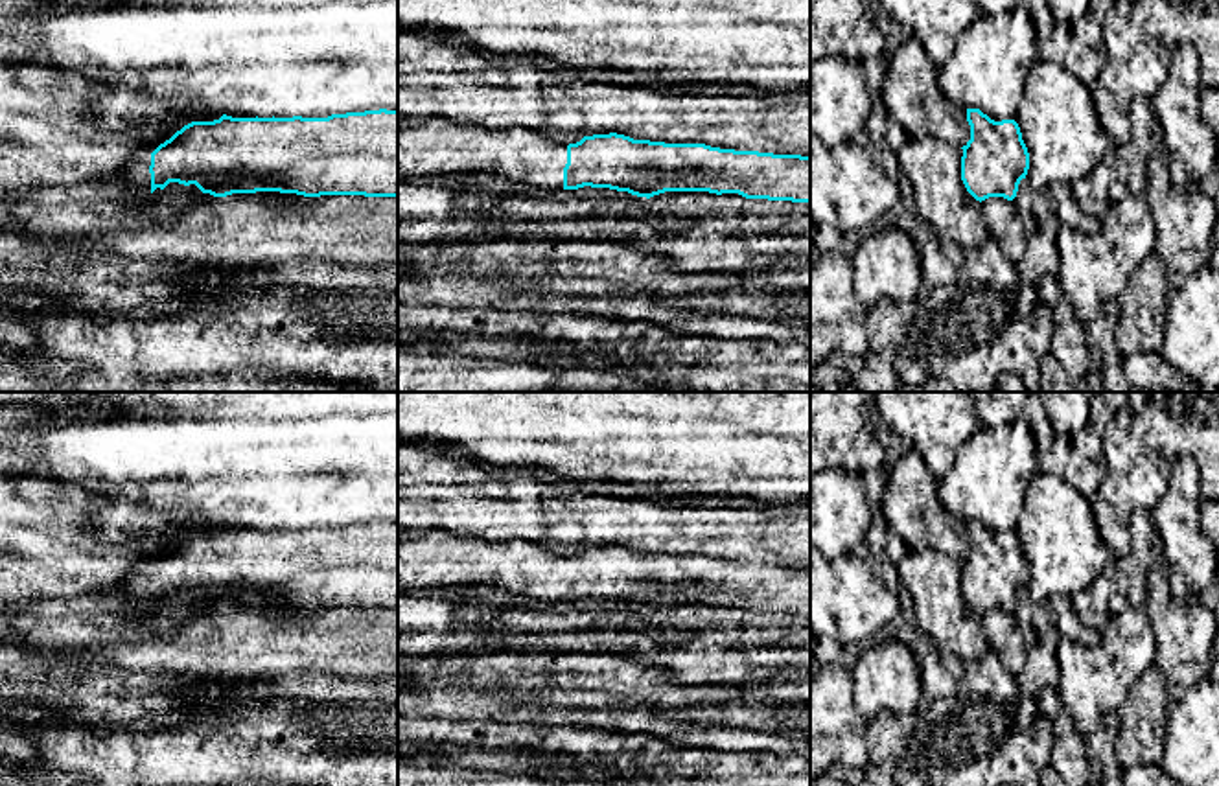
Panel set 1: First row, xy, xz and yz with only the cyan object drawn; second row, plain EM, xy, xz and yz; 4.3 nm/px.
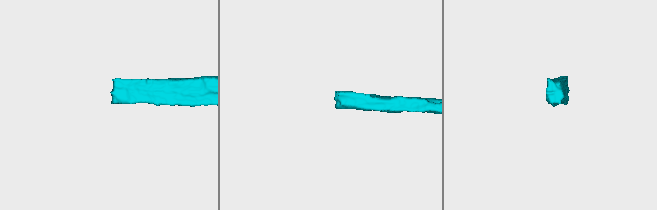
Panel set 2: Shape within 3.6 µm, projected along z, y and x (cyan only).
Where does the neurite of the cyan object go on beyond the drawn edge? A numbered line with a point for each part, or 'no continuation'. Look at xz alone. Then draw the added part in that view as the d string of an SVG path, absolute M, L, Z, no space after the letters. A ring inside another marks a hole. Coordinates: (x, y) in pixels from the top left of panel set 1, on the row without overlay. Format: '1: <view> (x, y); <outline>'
1: xz (437, 560); M427 530L422 537L398 532L398 595L436 591L455 585L495 585L545 604L563 602L567 558L530 541L490 543Z

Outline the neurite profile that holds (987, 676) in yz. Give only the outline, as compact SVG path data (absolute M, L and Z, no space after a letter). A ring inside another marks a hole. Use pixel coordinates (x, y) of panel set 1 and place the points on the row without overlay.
M994 652L965 666L963 685L1000 703L1015 705L1018 699L1016 676L1009 672Z

